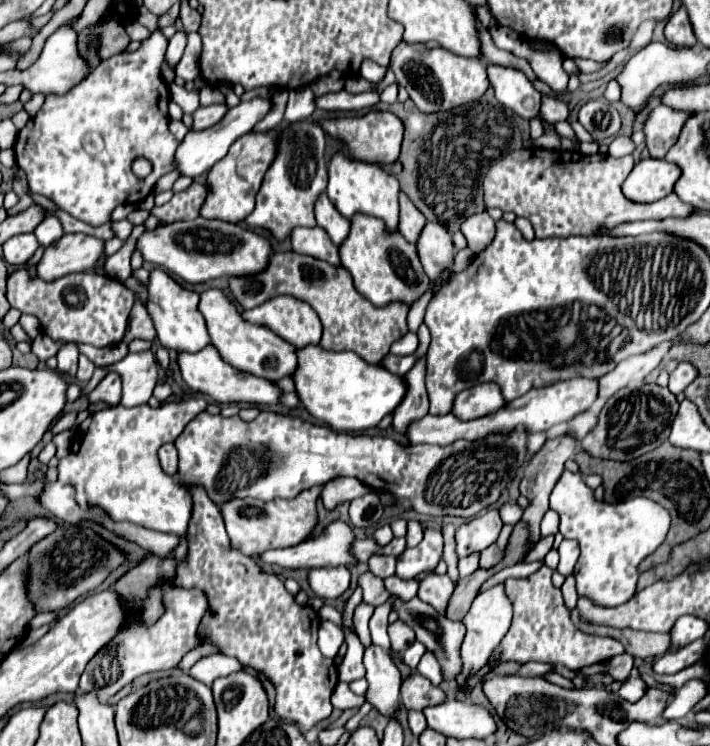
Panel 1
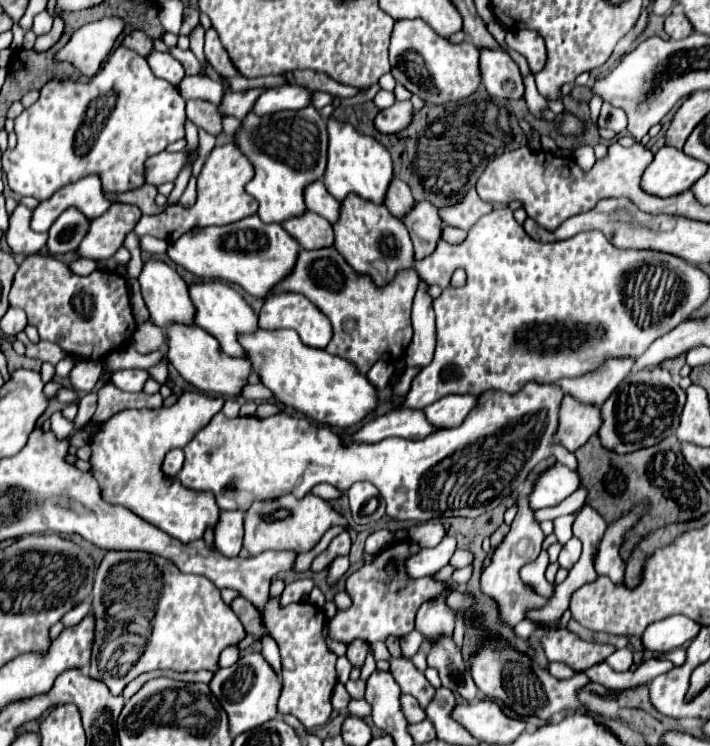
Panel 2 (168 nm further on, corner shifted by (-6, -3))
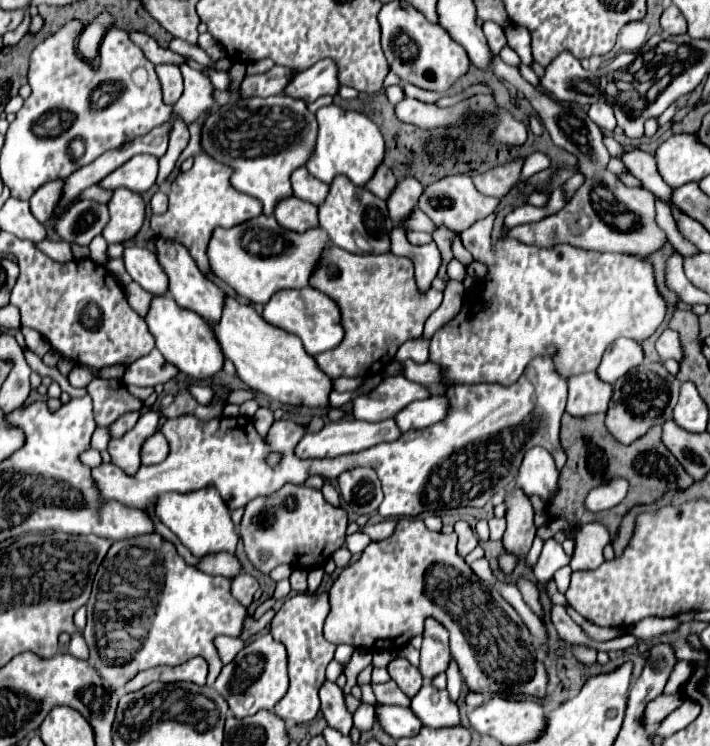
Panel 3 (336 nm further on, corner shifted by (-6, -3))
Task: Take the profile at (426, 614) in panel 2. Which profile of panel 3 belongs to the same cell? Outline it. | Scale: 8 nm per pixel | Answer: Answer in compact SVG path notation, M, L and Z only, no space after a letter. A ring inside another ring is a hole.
M426 618L422 636L424 636L424 642L420 650L420 672L426 680L432 680L432 676L448 668L448 662L452 658L448 630L434 618Z

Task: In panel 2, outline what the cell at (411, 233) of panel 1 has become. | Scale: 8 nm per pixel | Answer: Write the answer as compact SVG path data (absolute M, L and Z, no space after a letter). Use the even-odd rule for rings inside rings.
M392 178L392 184L388 188L388 196L384 196L384 206L396 216L402 218L412 206L414 206L414 198L410 194L408 184L404 184L398 178Z

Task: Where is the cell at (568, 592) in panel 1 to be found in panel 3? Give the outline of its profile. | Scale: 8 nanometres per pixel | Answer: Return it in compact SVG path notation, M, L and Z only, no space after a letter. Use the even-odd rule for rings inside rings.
M432 684L422 686L422 690L412 698L410 708L428 728L454 728L460 724L456 702L450 700L446 690L432 688Z

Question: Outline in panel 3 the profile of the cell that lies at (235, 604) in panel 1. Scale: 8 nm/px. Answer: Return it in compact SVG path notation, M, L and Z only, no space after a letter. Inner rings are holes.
M294 594L286 598L282 608L272 618L272 636L286 646L288 652L288 674L290 674L290 688L286 696L274 706L274 712L282 720L290 720L290 724L304 724L316 718L320 712L320 698L318 690L322 688L326 676L326 666L334 660L336 644L324 640L322 624L330 612L328 594Z

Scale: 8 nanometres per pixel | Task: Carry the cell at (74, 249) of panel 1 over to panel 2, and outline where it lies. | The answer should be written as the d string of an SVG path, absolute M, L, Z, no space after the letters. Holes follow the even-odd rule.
M112 204L104 216L92 220L88 234L78 246L80 258L104 260L110 258L124 242L126 234L134 230L142 212L134 204Z

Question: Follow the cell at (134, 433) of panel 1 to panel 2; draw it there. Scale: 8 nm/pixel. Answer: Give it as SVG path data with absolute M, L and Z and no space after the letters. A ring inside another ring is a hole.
M184 392L176 404L158 410L122 410L102 424L92 438L94 476L102 488L102 496L110 504L130 508L134 514L164 530L172 538L188 544L200 540L208 528L216 528L220 508L212 500L212 492L192 492L180 482L164 482L160 460L172 448L184 448L192 436L204 428L224 406L224 398L212 398L200 392Z

